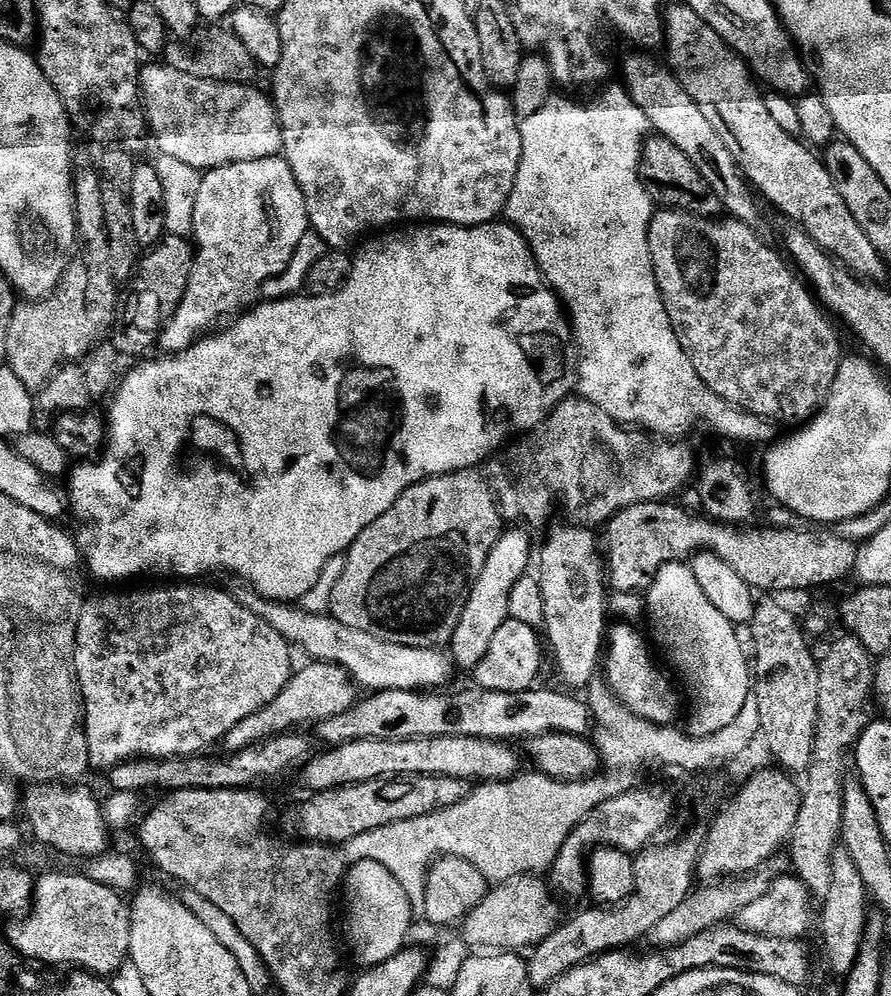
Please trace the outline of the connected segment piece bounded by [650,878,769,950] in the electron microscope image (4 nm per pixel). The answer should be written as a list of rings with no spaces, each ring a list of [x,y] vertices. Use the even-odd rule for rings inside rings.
[[[724,878],[719,882],[708,882],[697,887],[688,895],[686,902],[674,910],[674,914],[669,914],[667,918],[662,918],[658,926],[650,933],[650,940],[653,940],[657,949],[673,948],[675,944],[686,942],[698,934],[708,932],[712,928],[721,927],[733,918],[739,917],[740,912],[752,902],[758,902],[762,894],[766,894],[769,881],[752,880],[756,878]]]

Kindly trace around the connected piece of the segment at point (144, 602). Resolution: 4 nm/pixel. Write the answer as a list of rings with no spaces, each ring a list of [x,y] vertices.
[[[176,582],[173,588],[156,588],[153,592],[108,592],[105,596],[89,595],[85,599],[80,615],[76,618],[76,646],[72,654],[72,663],[76,680],[80,683],[80,692],[84,698],[84,733],[88,743],[88,762],[93,769],[111,770],[125,760],[133,758],[179,758],[203,753],[211,744],[219,745],[242,718],[250,718],[262,706],[272,704],[286,686],[294,673],[292,652],[288,641],[266,626],[258,614],[246,610],[235,595],[219,592],[216,588],[199,588],[196,582]]]

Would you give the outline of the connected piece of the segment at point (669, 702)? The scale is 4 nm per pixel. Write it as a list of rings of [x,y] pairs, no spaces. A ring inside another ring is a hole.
[[[616,622],[613,628],[611,625],[606,636],[606,679],[614,689],[617,699],[633,714],[649,720],[650,723],[671,725],[675,716],[682,712],[681,693],[672,689],[671,682],[664,677],[663,670],[656,665],[656,660],[652,657],[653,649],[649,641],[646,636],[644,641],[643,634],[636,627],[632,622]]]

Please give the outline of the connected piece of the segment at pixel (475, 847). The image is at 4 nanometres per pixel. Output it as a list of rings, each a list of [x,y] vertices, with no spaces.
[[[628,764],[628,768],[616,768],[616,772],[620,772],[620,780],[616,780],[616,784],[612,784],[612,771],[607,767],[603,769],[603,773],[608,776],[608,780],[600,780],[597,775],[586,780],[555,780],[539,770],[531,770],[532,772],[517,774],[510,780],[484,782],[473,787],[461,803],[448,809],[439,809],[422,818],[394,822],[366,834],[358,834],[358,838],[350,838],[350,842],[342,846],[342,851],[349,861],[369,860],[386,866],[386,870],[390,870],[390,874],[398,878],[402,890],[406,890],[406,898],[413,909],[420,910],[424,906],[428,869],[442,856],[457,856],[470,862],[493,885],[500,885],[520,876],[547,873],[558,858],[558,850],[562,850],[562,842],[570,838],[573,830],[591,812],[598,810],[602,802],[624,793],[624,784],[628,784],[628,772],[632,772],[632,768],[636,768],[636,764]]]

